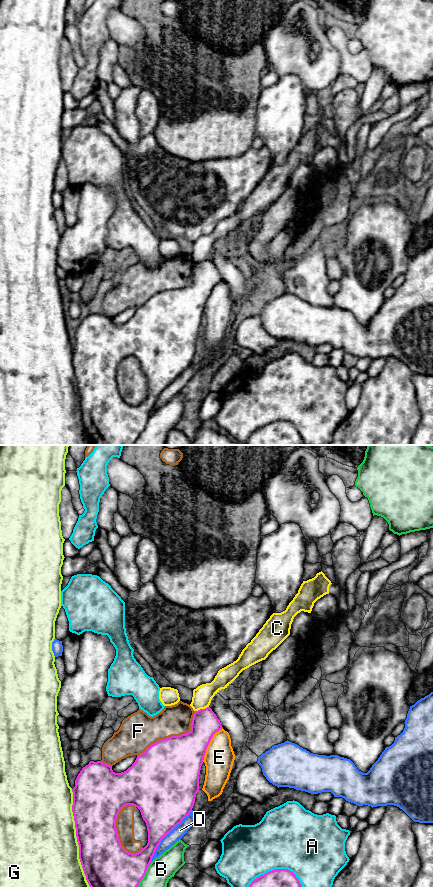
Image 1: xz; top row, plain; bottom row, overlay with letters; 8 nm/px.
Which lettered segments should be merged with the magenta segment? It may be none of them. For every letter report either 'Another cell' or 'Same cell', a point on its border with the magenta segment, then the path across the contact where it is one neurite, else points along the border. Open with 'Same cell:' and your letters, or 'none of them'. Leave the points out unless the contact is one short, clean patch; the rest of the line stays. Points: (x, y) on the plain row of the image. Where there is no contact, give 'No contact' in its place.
Same cell: none of them
A: Another cell. Touches magenta at xz (277, 421)
B: Another cell. Touches magenta at xz (144, 427)
C: Another cell. Touches magenta at xz (201, 261). Boundary: xz (208, 258), (195, 263)
D: Another cell. Touches magenta at xz (166, 386)
E: Another cell. Touches magenta at xz (208, 296)
F: Another cell. Touches magenta at xz (173, 288)
G: Another cell. Touches magenta at xz (77, 391)

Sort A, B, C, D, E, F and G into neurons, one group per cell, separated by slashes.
A / B / C / D / E / F / G

